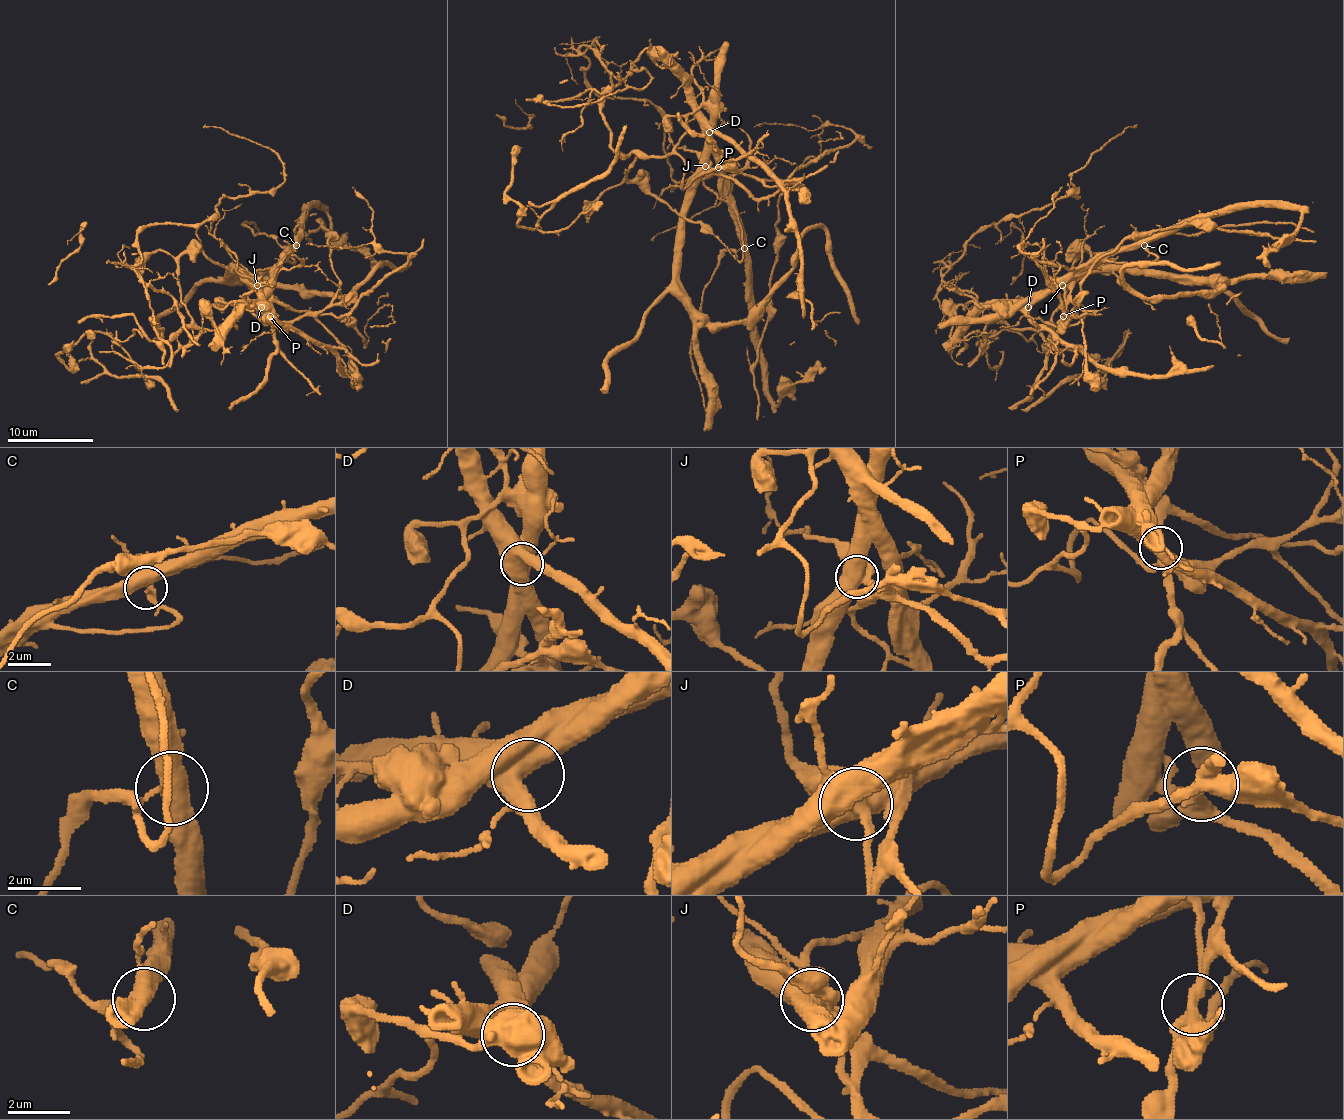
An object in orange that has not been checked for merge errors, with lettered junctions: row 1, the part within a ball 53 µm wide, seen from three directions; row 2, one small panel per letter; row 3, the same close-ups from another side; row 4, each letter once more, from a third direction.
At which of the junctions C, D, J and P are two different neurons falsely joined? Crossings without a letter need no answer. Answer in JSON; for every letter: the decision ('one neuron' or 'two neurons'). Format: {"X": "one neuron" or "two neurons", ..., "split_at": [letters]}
{"C": "one neuron", "D": "one neuron", "J": "two neurons", "P": "two neurons", "split_at": ["J", "P"]}

